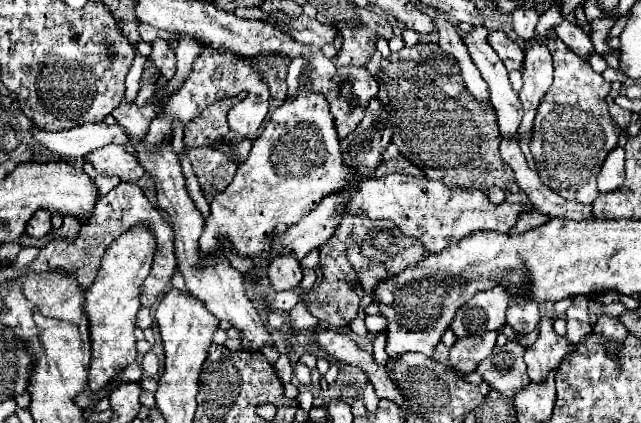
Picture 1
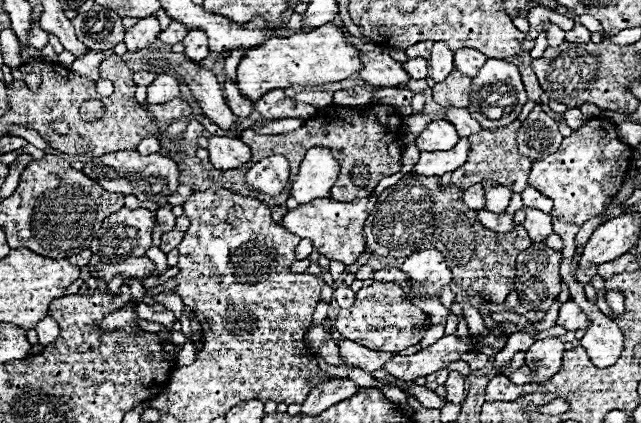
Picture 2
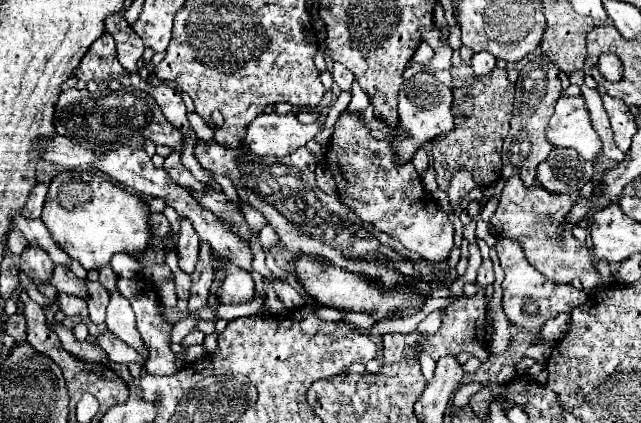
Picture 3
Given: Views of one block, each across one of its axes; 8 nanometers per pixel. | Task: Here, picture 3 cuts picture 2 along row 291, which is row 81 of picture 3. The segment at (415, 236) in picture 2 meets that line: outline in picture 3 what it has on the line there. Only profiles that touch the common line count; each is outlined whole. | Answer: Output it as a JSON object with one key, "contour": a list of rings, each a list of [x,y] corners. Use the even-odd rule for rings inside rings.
{"contour":[[[494,68],[486,76],[476,76],[472,82],[454,86],[452,90],[452,112],[454,128],[444,136],[432,140],[432,160],[436,168],[436,182],[440,190],[448,190],[452,172],[464,168],[472,172],[472,178],[480,188],[492,186],[500,178],[502,168],[502,142],[510,130],[512,104],[514,104],[514,84],[506,78],[506,70]]]}

